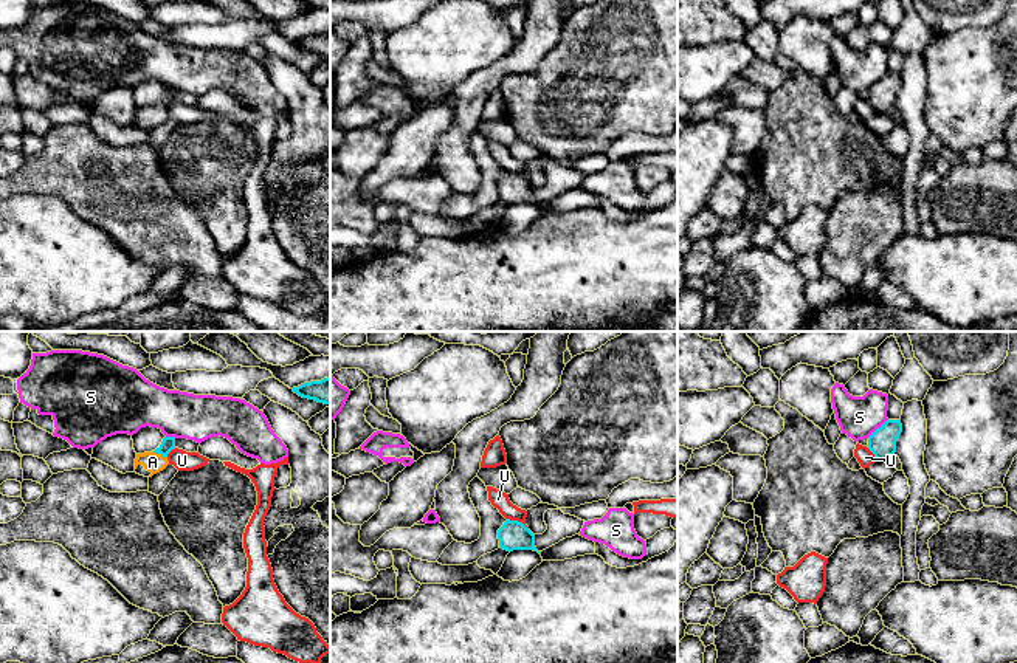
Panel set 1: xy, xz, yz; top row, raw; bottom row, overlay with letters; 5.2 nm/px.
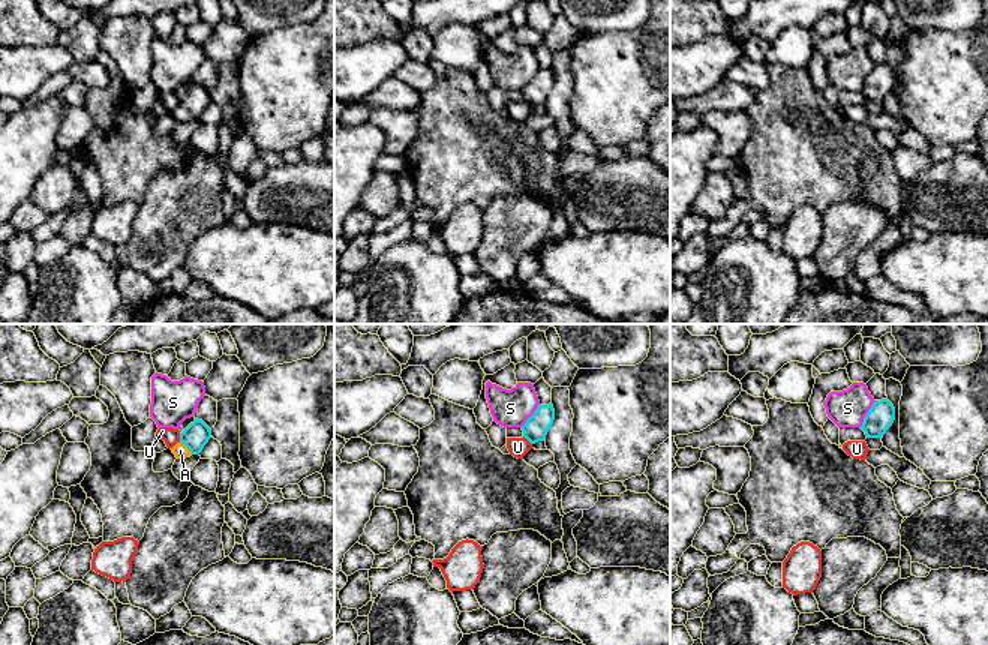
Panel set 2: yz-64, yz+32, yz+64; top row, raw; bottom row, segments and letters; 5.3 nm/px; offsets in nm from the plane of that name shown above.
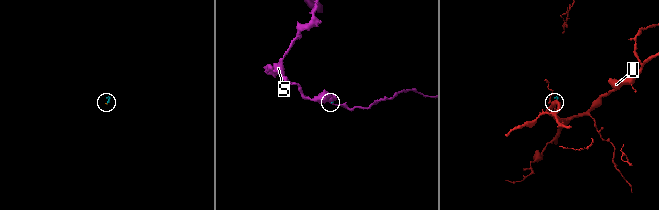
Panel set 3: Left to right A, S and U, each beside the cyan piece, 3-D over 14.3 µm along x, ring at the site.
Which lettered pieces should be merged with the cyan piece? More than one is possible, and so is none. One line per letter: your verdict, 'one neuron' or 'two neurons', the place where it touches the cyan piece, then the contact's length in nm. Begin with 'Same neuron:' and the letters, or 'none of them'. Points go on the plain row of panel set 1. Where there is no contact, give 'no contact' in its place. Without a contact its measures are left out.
Same neuron: A
A: one neuron; contact xy (160, 106); length 90 nm
S: two neurons; contact yz (878, 81); length 150 nm
U: two neurons; contact xz (517, 174); length 130 nm

